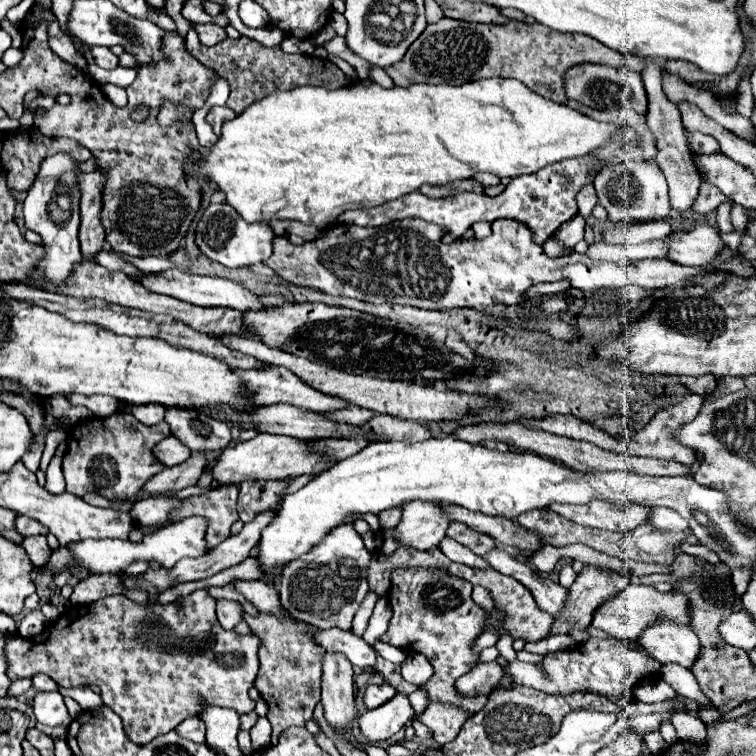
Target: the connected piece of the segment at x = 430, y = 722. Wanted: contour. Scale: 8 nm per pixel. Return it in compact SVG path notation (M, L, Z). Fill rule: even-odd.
M430 704L418 715L418 719L432 731L440 747L458 736L466 718L468 714L460 712L460 708L444 708L444 704Z

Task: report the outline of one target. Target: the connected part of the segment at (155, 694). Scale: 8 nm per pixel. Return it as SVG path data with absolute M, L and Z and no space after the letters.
M196 590L166 606L158 602L138 606L126 596L106 596L90 606L72 606L38 636L6 636L8 676L18 680L42 672L62 688L96 684L102 690L104 706L112 708L122 718L126 736L136 744L146 744L154 736L174 730L188 716L196 716L196 712L200 712L200 698L208 704L238 700L242 694L240 688L246 692L246 686L240 684L248 684L248 688L254 684L260 638L256 634L240 636L232 630L224 630L216 620L214 604L214 598L206 590Z

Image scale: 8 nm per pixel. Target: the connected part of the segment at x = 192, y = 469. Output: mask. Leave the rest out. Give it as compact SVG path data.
M192 452L192 456L186 462L172 468L164 468L160 474L148 480L144 490L166 494L182 490L186 486L194 486L202 476L204 466L206 466L206 452Z

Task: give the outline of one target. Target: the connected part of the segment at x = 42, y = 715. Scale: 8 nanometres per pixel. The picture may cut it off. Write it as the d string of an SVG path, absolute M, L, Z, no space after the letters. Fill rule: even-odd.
M38 692L34 696L32 708L34 708L34 716L40 724L64 726L66 728L72 722L60 692Z

